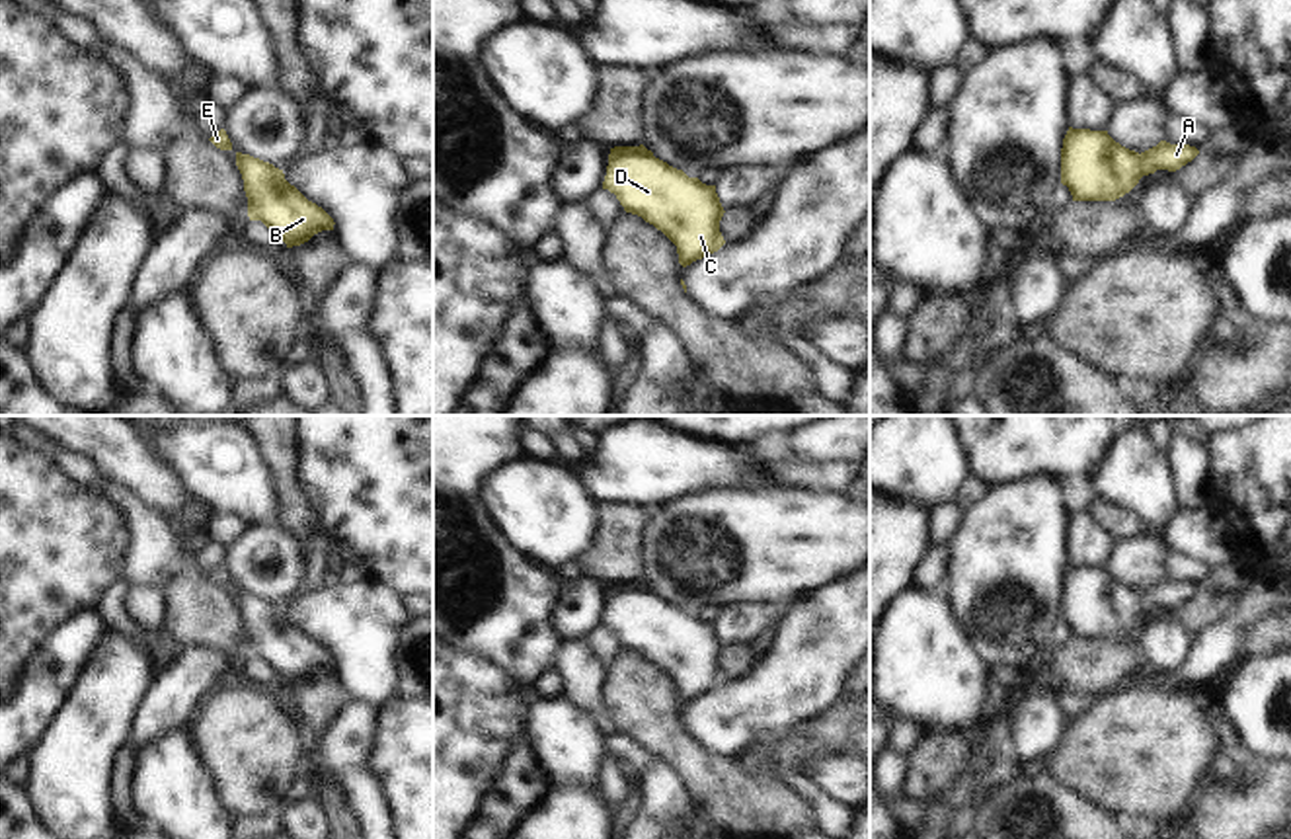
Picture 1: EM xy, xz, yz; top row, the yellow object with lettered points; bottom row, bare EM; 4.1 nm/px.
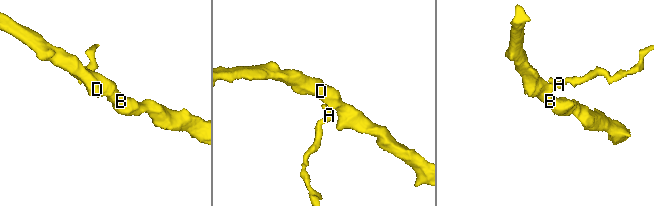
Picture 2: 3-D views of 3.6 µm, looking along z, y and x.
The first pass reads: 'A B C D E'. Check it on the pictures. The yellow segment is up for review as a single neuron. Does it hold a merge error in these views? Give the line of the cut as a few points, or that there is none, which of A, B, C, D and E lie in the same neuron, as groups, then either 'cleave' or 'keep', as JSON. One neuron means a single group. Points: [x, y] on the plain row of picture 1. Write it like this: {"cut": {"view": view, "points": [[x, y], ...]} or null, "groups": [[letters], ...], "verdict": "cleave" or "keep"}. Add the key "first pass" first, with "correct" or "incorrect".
{"first pass": "correct", "cut": null, "groups": [["A", "B", "C", "D", "E"]], "verdict": "keep"}

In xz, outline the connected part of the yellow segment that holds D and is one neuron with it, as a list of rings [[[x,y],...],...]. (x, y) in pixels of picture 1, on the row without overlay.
[[[644,581],[610,585],[603,626],[614,630],[626,650],[661,667],[677,683],[683,704],[725,681],[716,622],[688,615]]]

